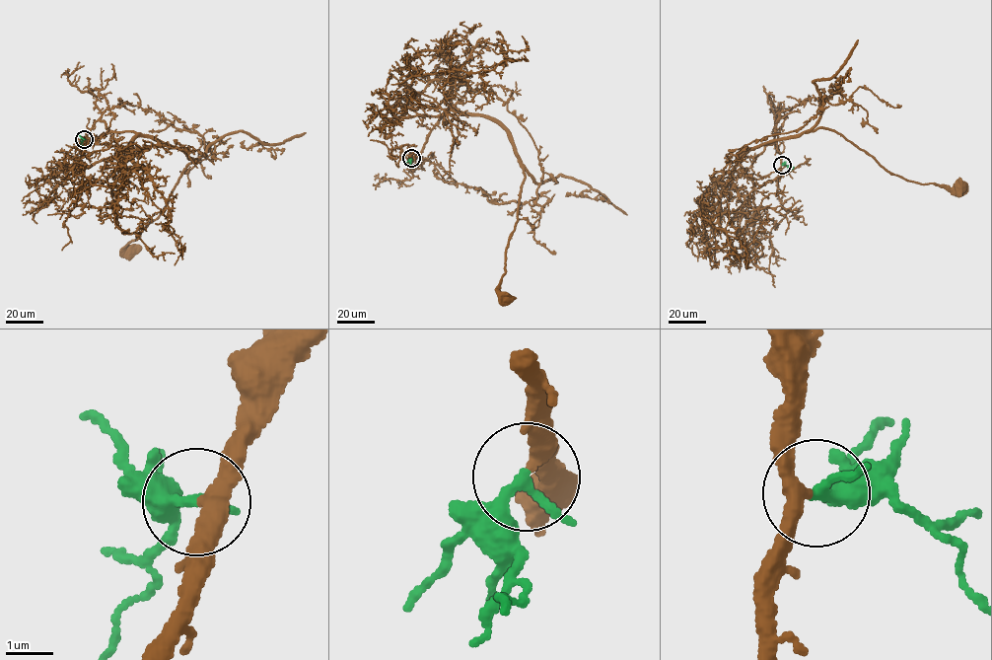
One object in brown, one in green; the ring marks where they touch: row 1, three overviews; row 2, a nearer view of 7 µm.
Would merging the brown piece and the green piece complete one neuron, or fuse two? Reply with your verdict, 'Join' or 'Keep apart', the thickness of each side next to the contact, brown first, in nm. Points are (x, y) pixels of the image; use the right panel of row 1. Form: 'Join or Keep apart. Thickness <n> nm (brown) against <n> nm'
Join. Thickness 320 nm (brown) against 200 nm

